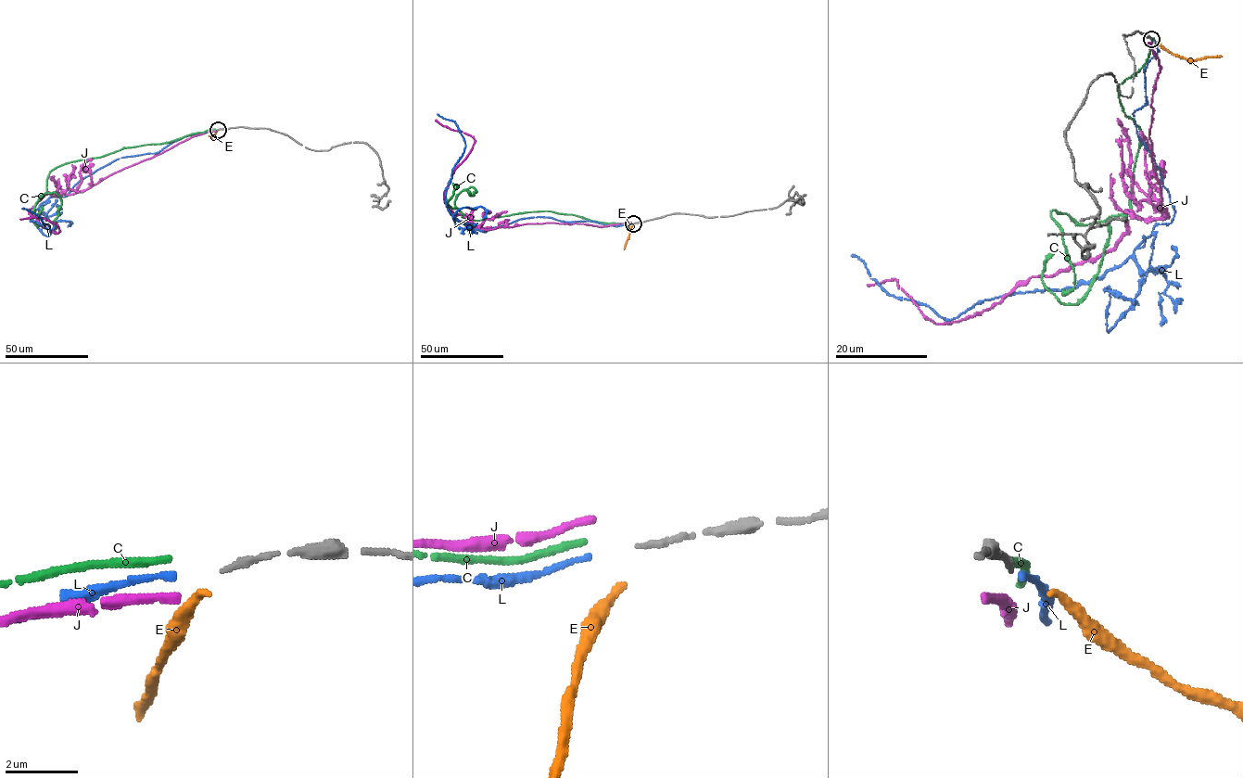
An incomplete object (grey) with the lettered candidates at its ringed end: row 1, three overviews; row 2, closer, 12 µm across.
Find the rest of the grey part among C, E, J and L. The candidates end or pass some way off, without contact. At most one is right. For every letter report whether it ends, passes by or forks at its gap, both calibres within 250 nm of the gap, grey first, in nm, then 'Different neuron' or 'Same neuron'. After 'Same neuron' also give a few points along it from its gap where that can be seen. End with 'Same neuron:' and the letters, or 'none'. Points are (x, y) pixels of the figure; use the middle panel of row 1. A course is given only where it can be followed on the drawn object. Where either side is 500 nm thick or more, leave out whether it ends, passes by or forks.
C: It ends there. Thickness 170 nm (grey) against 190 nm. Different neuron
E: It ends there. Thickness 170 nm (grey) against 240 nm. Different neuron
J: It ends there. Thickness 170 nm (grey) against 200 nm. Different neuron
L: It ends there. Thickness 170 nm (grey) against 150 nm. Same neuron. Its course: (630, 223), (539, 217), (483, 232), (465, 225), (450, 213), (445, 197), (464, 138), (454, 121), (437, 114)
Same neuron: L

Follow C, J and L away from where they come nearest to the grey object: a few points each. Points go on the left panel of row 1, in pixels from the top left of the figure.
C: (215, 129), (54, 168), (47, 179), (47, 192), (39, 197), (56, 192), (61, 200), (52, 223)
J: (216, 131), (193, 135), (84, 190), (47, 192), (29, 211), (57, 233), (57, 224), (40, 217), (20, 219)
L: (215, 130), (158, 152), (117, 159), (63, 197), (50, 197), (30, 218), (49, 232), (39, 217), (21, 209)

